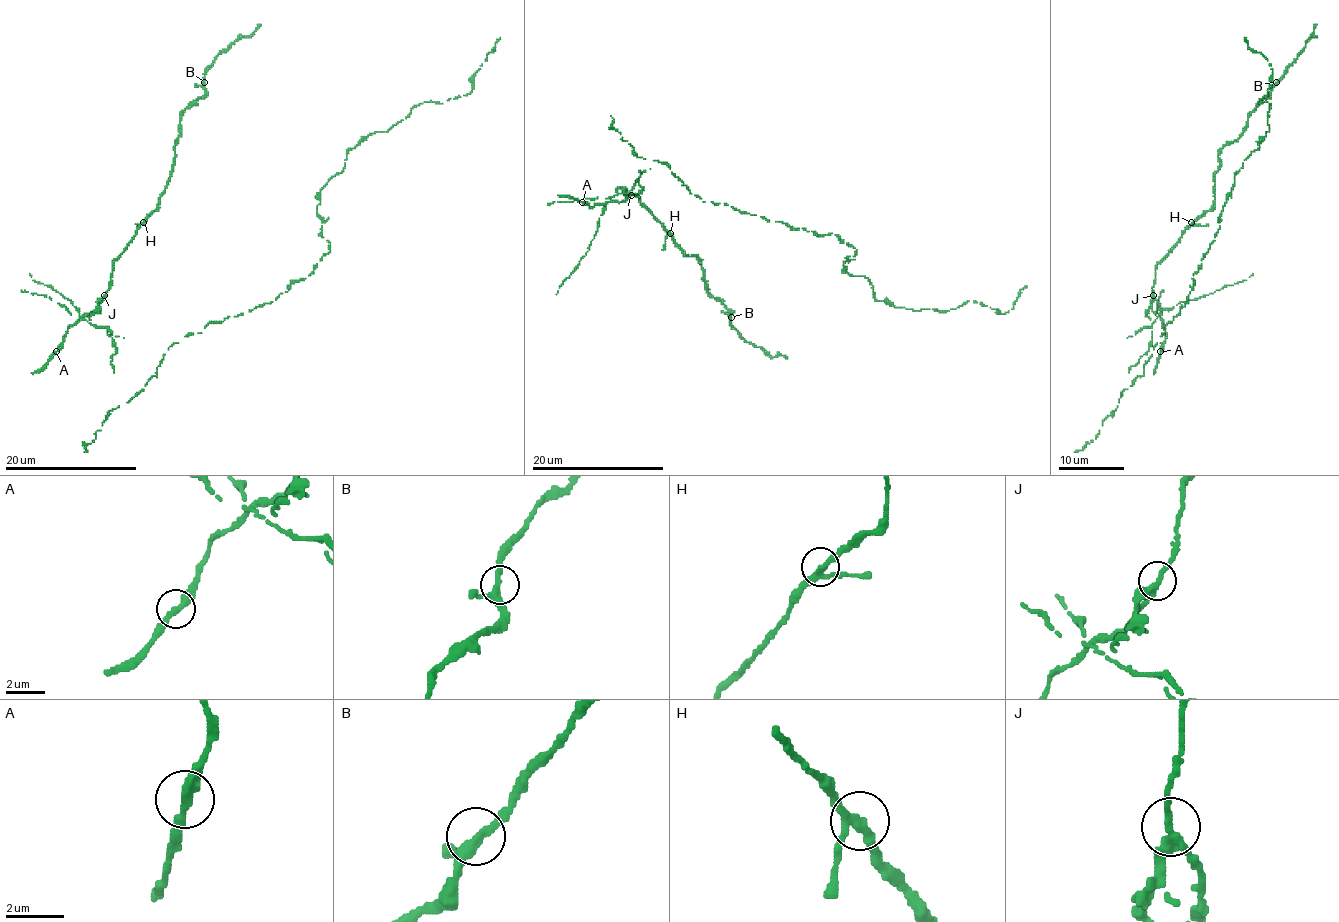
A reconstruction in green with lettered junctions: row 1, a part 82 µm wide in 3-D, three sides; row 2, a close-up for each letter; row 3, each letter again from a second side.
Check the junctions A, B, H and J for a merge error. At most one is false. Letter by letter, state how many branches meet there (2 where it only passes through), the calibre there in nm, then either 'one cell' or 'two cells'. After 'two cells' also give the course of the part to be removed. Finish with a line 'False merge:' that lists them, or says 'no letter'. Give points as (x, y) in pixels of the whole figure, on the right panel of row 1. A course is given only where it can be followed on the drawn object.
A: 2 | 340 nm | one cell
B: 3 | 280 nm | one cell
H: 3 | 280 nm | one cell
J: 3 | 280 nm | two cells | (1153, 295), (1147, 313), (1153, 323), (1163, 310), (1246, 280), (1253, 273)
False merge: J

